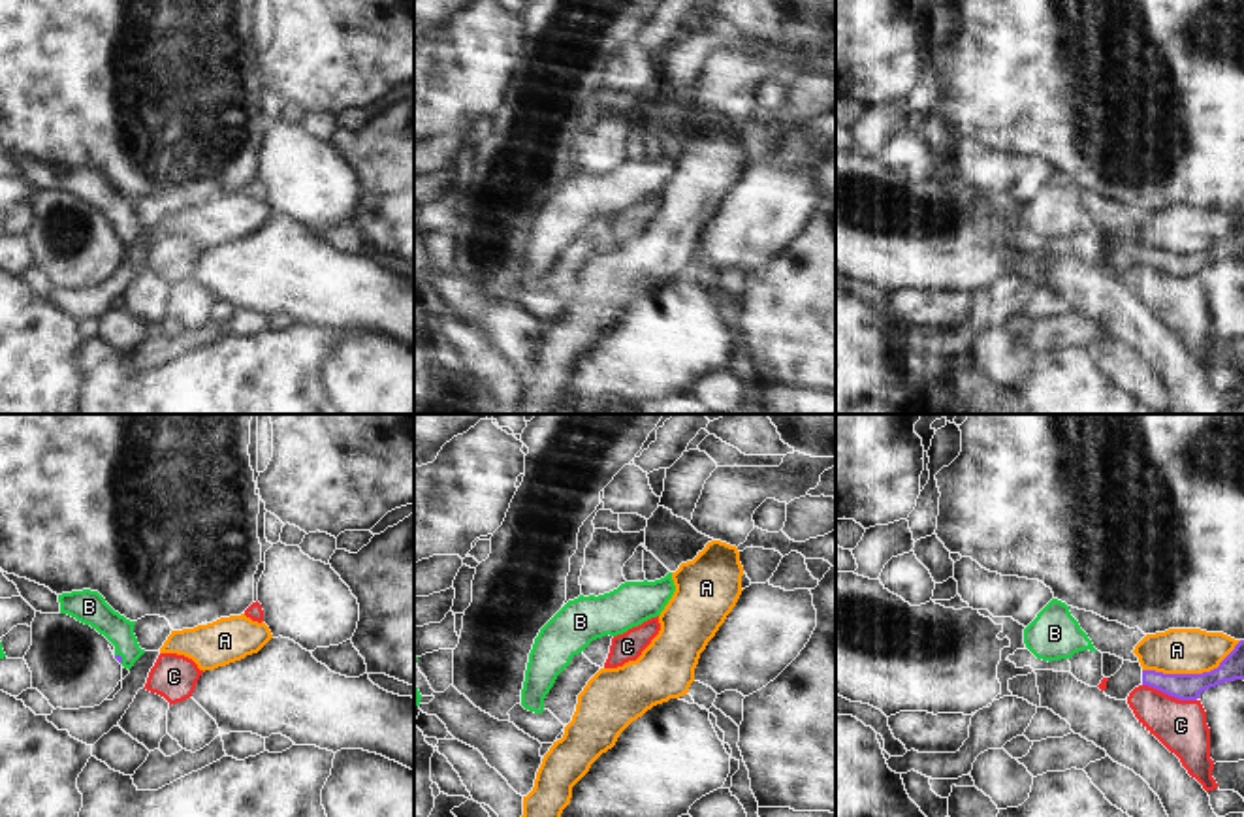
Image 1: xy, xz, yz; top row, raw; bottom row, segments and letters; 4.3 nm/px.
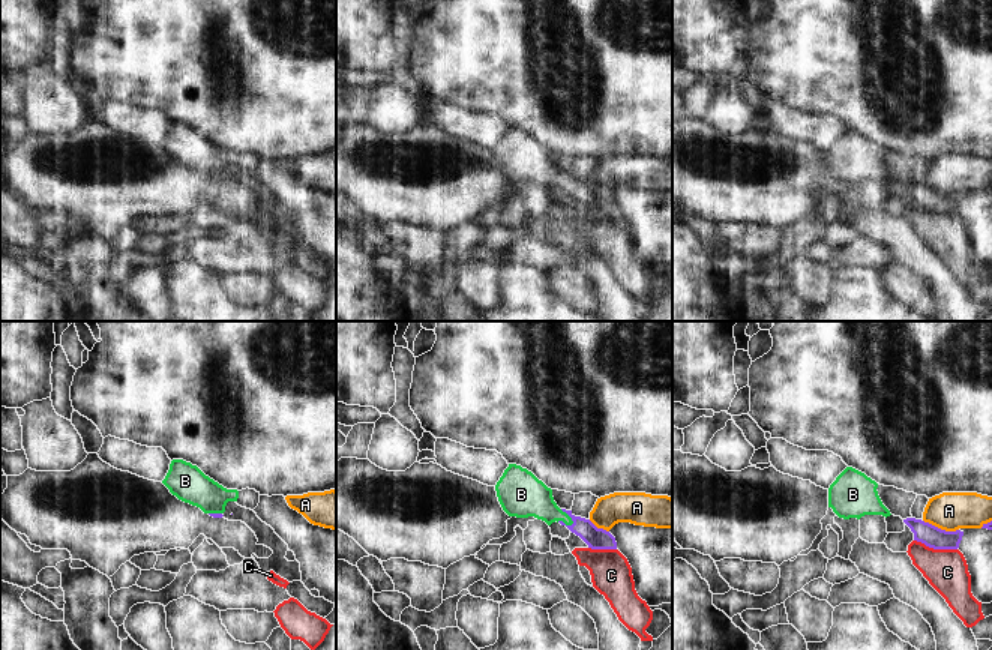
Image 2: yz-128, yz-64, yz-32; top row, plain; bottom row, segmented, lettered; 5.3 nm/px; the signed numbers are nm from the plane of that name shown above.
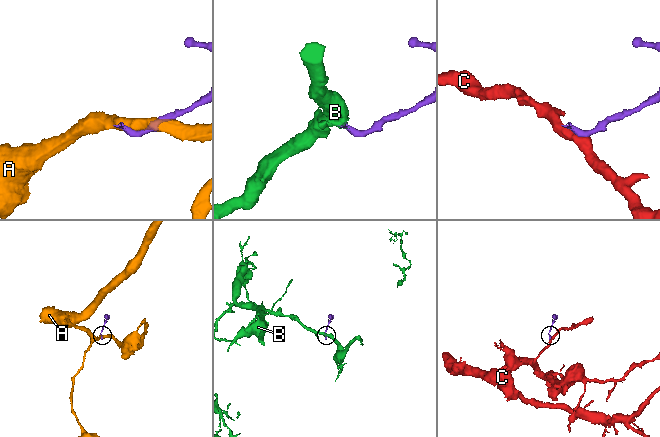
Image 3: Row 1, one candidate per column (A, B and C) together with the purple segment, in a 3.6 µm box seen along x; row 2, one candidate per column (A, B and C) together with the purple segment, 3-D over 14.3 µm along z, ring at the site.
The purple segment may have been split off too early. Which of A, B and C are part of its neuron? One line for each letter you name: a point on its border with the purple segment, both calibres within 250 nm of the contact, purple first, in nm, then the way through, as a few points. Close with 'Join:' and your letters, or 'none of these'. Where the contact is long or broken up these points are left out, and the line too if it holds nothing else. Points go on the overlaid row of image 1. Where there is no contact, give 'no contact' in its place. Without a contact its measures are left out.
B: xy (121, 657) | 20/140 nm | across xy (117, 657), (121, 657), (121, 639), (91, 608)
Join: B

